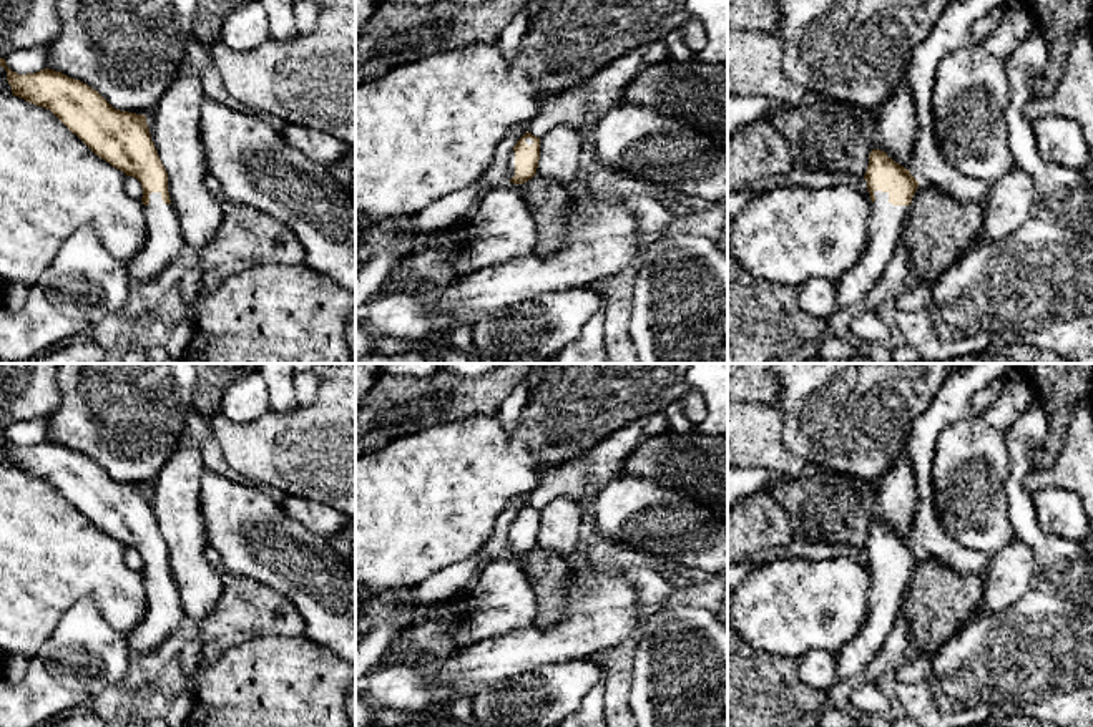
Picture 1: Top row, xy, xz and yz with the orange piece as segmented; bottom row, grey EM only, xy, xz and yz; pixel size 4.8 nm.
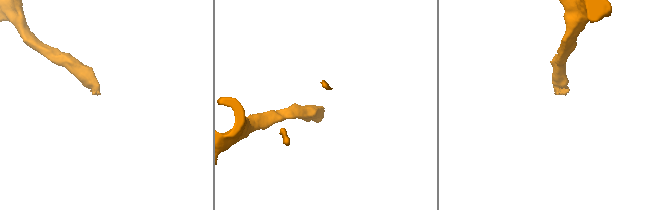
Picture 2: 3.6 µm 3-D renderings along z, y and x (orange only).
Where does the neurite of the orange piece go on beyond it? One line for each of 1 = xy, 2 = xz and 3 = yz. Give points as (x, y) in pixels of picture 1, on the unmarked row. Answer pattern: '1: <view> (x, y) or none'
1: xy (165, 614)
2: xz (510, 540)
3: yz (886, 598)

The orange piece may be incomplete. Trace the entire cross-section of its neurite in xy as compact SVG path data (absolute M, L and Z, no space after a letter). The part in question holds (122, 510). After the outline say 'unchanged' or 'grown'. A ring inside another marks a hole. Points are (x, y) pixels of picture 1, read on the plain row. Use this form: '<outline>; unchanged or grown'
M0 430L13 468L50 481L96 528L141 554L148 607L128 636L130 652L153 654L186 619L168 564L168 544L145 486L115 481L96 461L50 440L18 446Z; grown

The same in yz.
M880 521L870 523L864 551L872 573L869 607L860 632L836 654L839 681L864 672L880 652L902 612L909 578L919 559L910 543Z; grown

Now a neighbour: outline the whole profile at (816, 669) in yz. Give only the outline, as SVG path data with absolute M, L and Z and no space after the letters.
M822 649L801 656L797 676L806 686L829 692L839 682L836 656Z

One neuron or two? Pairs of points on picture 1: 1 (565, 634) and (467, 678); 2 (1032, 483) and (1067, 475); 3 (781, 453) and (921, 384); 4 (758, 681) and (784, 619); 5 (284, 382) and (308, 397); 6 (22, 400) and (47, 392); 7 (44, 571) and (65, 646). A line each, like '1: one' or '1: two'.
1: one
2: one
3: two
4: two
5: two
6: one
7: two

